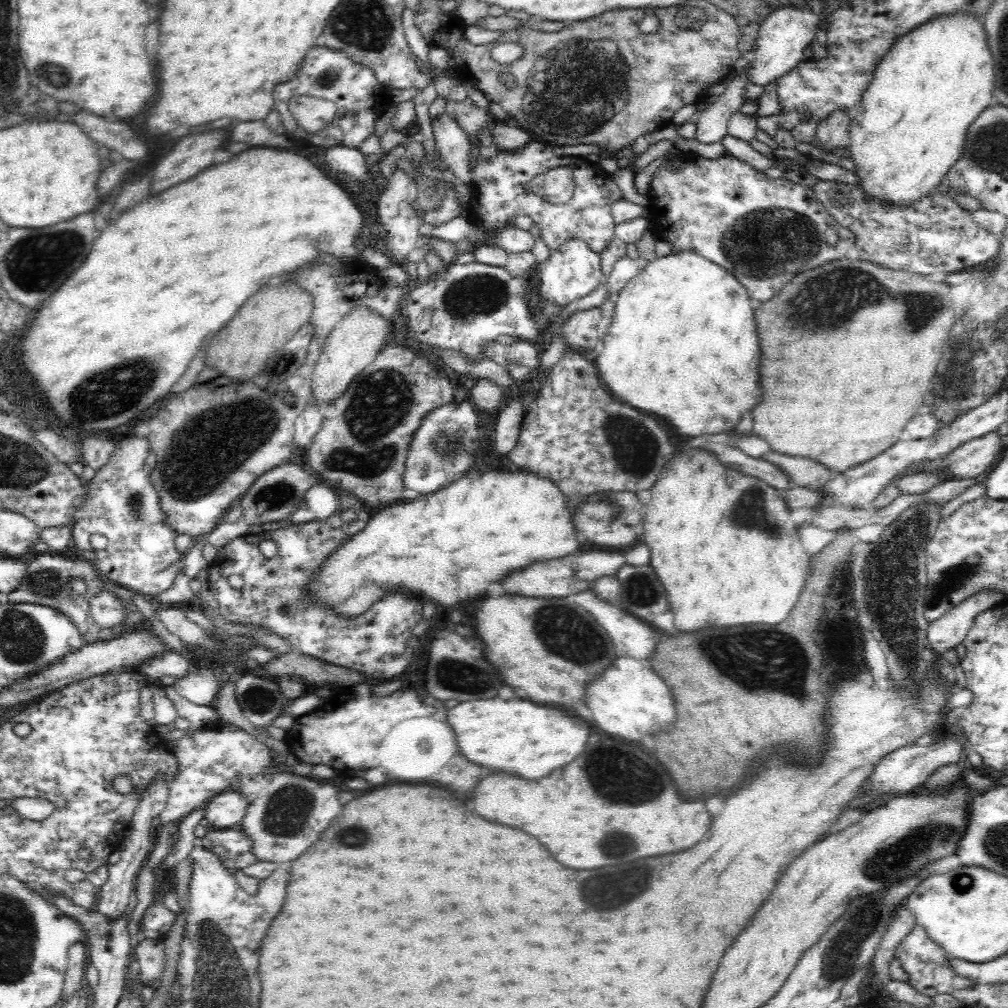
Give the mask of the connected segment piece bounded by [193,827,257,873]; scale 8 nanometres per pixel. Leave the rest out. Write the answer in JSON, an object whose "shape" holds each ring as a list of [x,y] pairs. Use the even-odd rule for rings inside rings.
{"shape":[[[237,827],[232,829],[209,829],[203,837],[194,838],[194,846],[202,846],[218,856],[222,865],[230,872],[242,871],[256,858],[250,852],[250,839],[240,833]]]}

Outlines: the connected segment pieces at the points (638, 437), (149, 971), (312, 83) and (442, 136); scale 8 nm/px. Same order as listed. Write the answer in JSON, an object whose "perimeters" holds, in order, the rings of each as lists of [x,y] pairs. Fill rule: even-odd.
{"perimeters":[[[[576,350],[565,352],[563,358],[558,358],[558,363],[540,376],[540,396],[528,406],[530,410],[524,415],[516,447],[508,454],[520,470],[550,479],[566,497],[566,502],[570,502],[570,508],[578,506],[588,494],[594,492],[628,490],[636,493],[638,490],[649,490],[656,482],[658,470],[678,450],[670,442],[670,436],[664,432],[662,424],[656,424],[652,416],[618,402],[603,387],[598,374],[596,367]]],[[[163,938],[142,939],[135,949],[141,968],[141,980],[146,987],[158,989],[162,982],[166,953]]],[[[321,43],[306,53],[292,80],[283,82],[274,90],[274,110],[278,112],[284,124],[284,134],[290,134],[296,140],[306,140],[308,144],[320,146],[320,149],[340,144],[358,149],[364,140],[374,136],[374,126],[378,118],[392,106],[394,103],[390,97],[390,89],[380,84],[370,67],[362,66],[350,60],[346,53],[332,50]],[[291,96],[313,96],[324,99],[327,103],[336,105],[334,117],[320,132],[314,134],[306,132],[296,124],[289,111],[288,103]]],[[[448,113],[431,118],[434,146],[449,170],[471,187],[470,141],[466,131]]]]}

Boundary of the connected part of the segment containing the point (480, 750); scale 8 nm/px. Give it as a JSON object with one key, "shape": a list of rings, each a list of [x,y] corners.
{"shape":[[[490,698],[462,702],[450,708],[446,718],[464,758],[492,772],[510,772],[526,780],[542,778],[572,762],[584,752],[590,734],[590,728],[578,724],[572,714],[550,706],[536,706],[528,700],[504,702],[502,698]]]}

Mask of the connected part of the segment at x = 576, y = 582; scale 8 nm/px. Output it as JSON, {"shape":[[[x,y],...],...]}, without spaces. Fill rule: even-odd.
{"shape":[[[584,552],[584,554],[570,554],[560,560],[552,562],[534,563],[530,568],[514,571],[508,578],[504,578],[502,586],[508,592],[522,594],[526,598],[570,598],[579,592],[590,589],[590,584],[603,576],[616,574],[622,566],[626,565],[624,554],[618,552]]]}

